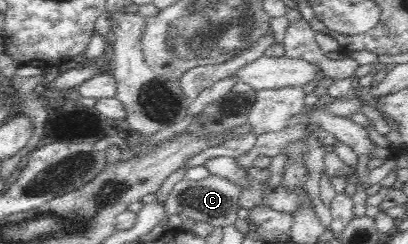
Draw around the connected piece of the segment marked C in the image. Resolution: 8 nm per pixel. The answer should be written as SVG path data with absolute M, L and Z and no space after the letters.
M208 176L202 181L188 179L180 180L165 199L166 212L168 215L176 214L180 209L192 220L207 222L213 227L228 226L234 224L237 215L236 210L240 208L239 197L241 189L234 183L220 176Z

